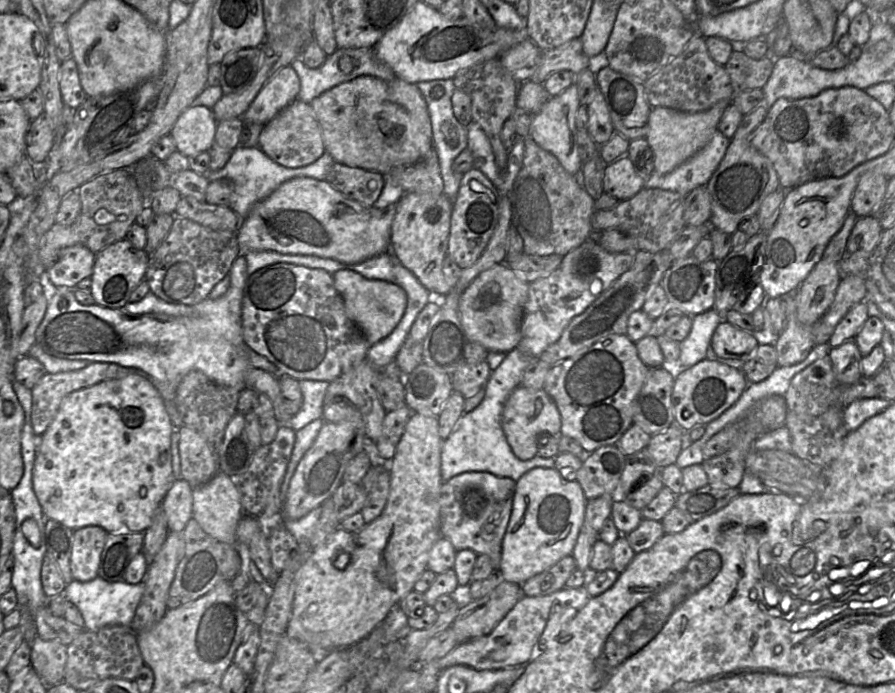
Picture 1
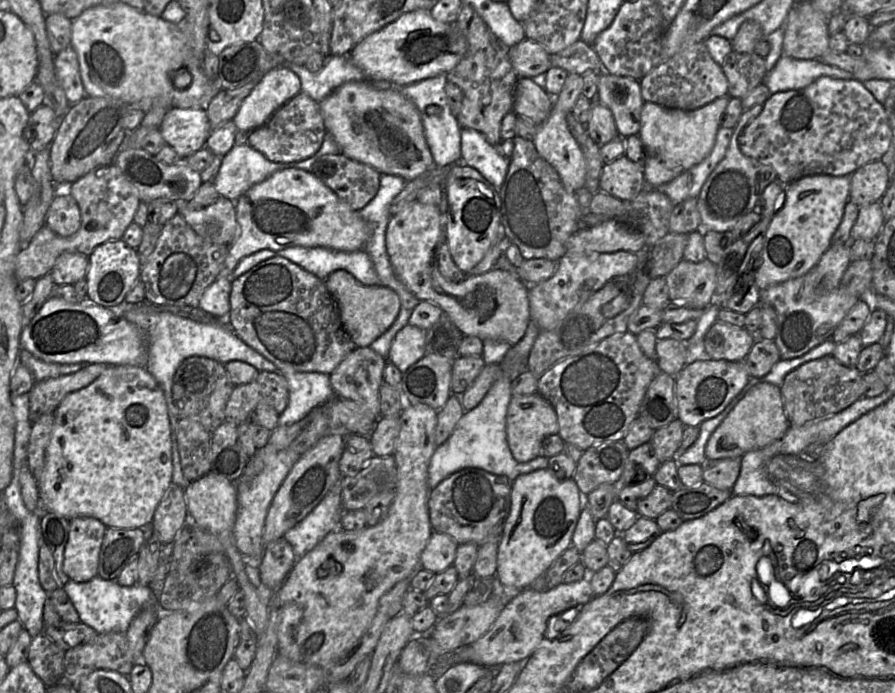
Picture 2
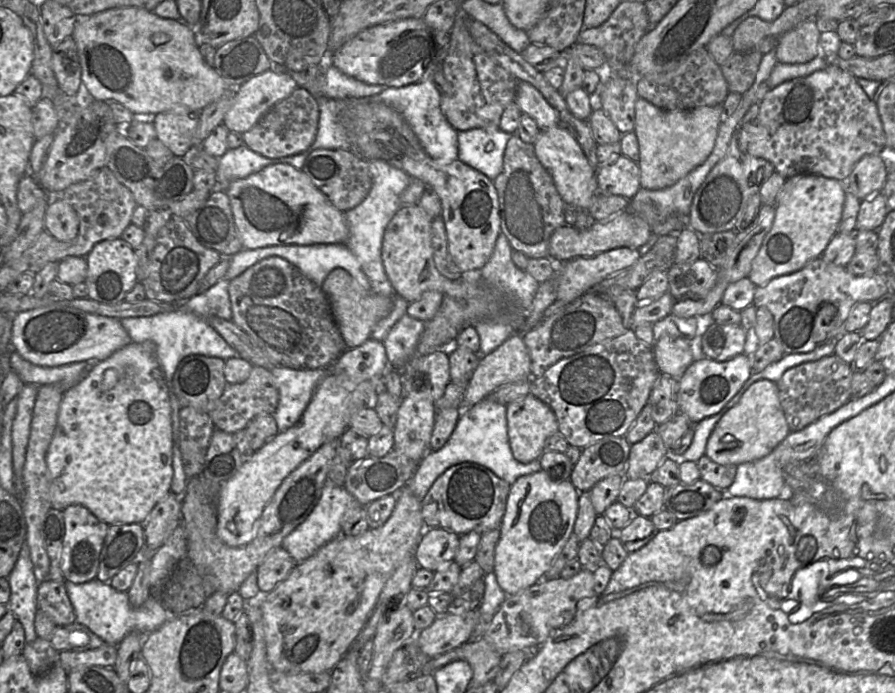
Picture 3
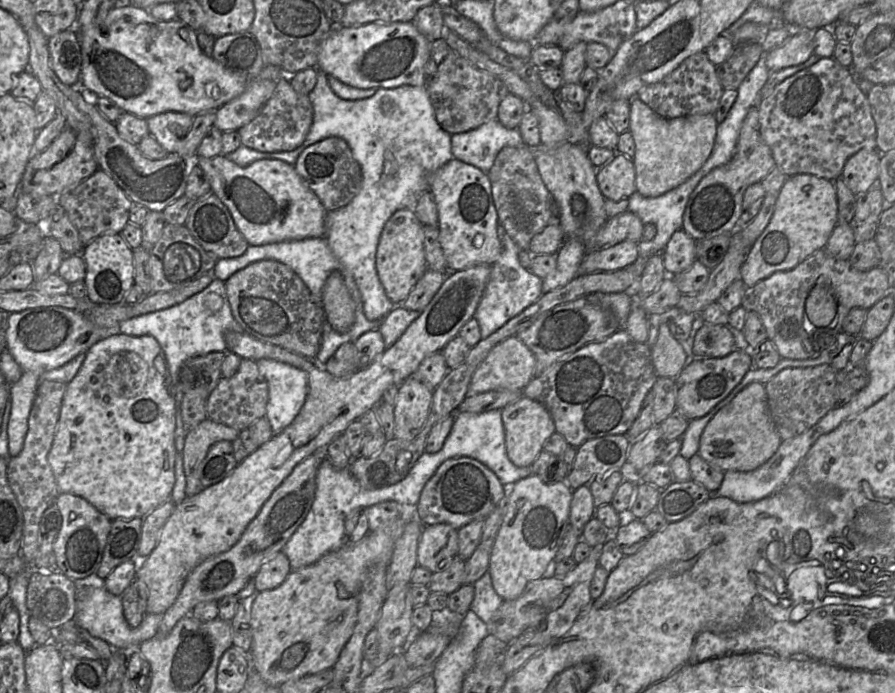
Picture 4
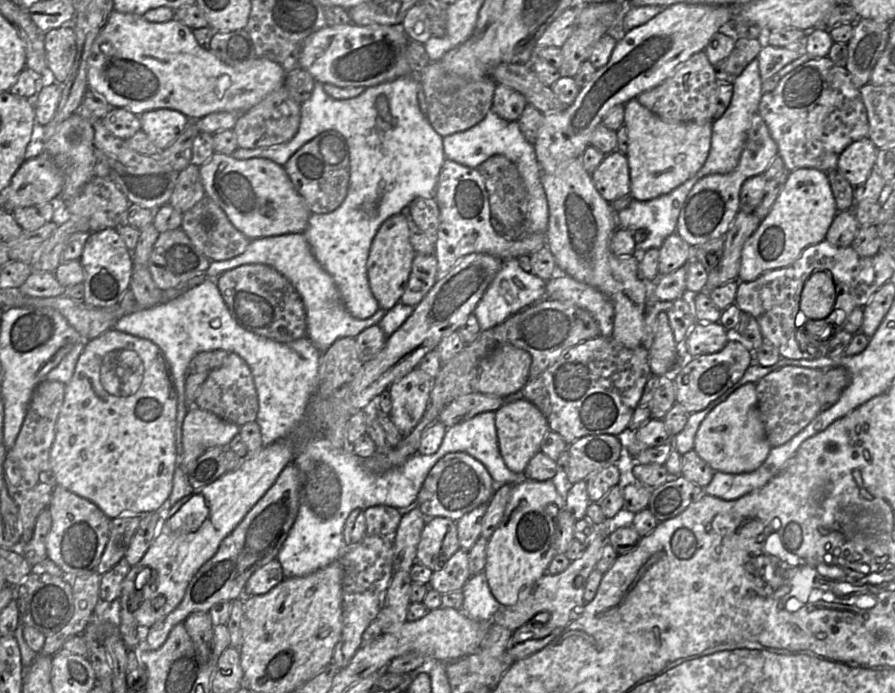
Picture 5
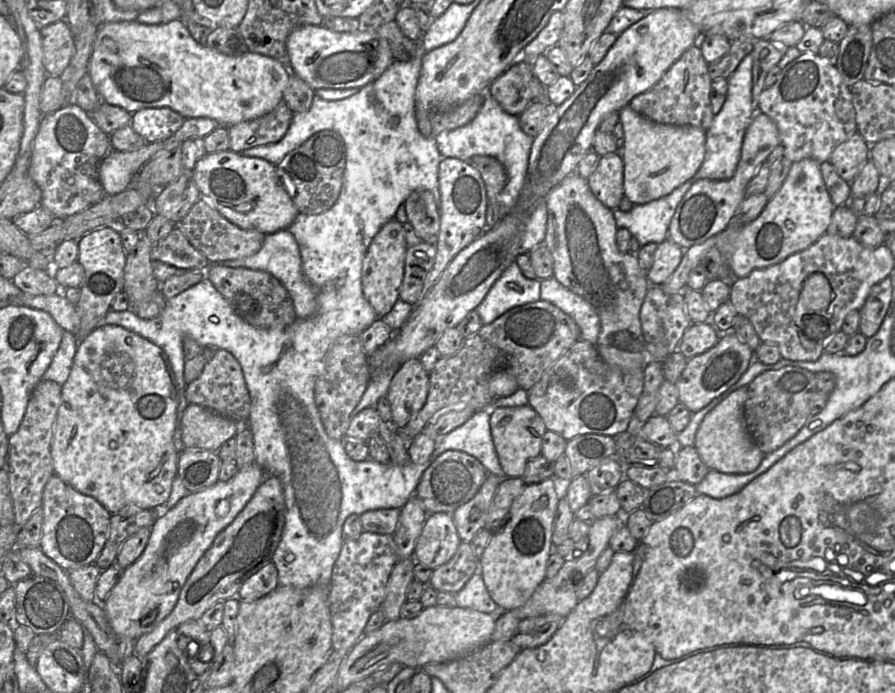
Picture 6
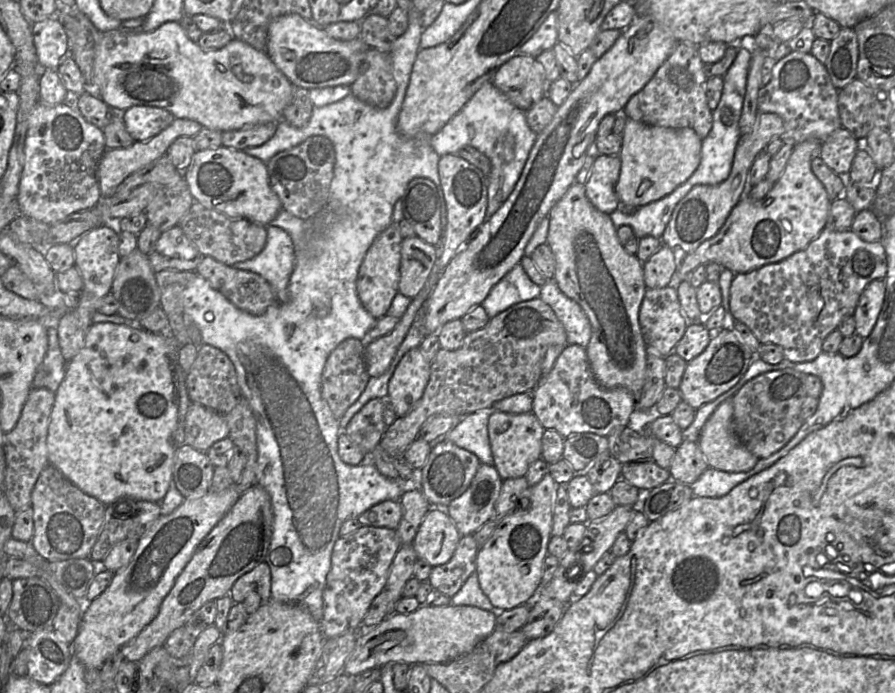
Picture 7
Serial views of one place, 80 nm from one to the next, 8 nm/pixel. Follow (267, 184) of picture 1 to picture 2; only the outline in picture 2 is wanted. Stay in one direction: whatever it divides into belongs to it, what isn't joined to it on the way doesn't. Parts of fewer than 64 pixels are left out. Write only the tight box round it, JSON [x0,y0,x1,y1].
[212,133,340,202]

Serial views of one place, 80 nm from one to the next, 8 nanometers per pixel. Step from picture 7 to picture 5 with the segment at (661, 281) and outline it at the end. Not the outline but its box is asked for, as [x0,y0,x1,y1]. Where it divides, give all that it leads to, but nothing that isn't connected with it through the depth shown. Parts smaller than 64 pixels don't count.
[659,233,693,276]

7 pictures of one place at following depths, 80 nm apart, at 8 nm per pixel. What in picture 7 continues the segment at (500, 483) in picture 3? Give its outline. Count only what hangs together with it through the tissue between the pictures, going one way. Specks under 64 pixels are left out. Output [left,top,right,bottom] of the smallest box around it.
[416,439,480,509]

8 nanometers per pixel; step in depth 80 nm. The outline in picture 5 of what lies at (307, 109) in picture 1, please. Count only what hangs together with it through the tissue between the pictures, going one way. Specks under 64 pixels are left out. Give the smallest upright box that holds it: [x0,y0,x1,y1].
[233,86,301,148]

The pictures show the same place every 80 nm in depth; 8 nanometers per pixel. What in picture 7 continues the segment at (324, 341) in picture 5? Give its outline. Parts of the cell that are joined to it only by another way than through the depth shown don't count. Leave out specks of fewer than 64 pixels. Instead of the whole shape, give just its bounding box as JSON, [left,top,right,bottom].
[233,226,295,303]

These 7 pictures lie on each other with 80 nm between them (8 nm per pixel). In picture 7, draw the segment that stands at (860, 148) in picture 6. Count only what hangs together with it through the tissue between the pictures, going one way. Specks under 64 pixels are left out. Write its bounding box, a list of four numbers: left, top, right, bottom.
[819,128,862,176]

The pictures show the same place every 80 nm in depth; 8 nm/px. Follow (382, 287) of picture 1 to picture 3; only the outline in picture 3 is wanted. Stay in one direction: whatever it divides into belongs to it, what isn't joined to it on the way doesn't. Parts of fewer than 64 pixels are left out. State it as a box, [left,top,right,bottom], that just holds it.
[322,268,392,348]

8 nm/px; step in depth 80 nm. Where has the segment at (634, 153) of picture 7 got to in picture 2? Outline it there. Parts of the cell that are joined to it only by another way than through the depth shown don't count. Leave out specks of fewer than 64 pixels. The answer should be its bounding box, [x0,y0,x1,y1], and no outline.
[638,94,730,184]

